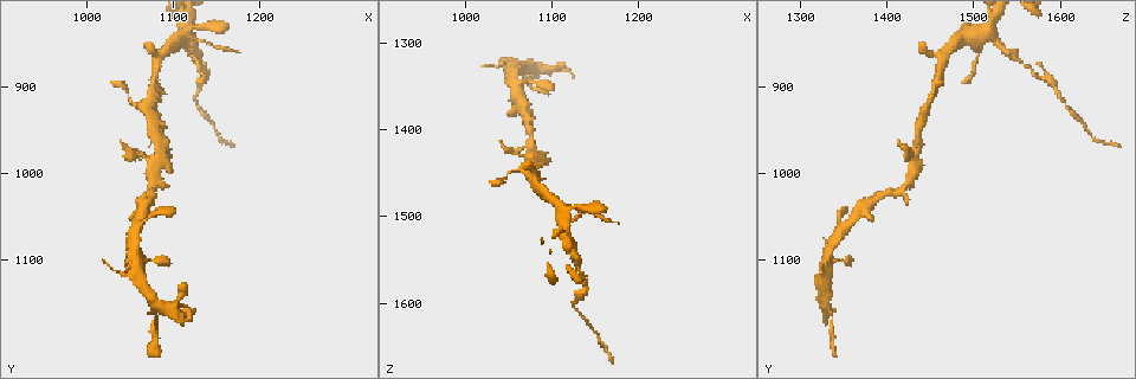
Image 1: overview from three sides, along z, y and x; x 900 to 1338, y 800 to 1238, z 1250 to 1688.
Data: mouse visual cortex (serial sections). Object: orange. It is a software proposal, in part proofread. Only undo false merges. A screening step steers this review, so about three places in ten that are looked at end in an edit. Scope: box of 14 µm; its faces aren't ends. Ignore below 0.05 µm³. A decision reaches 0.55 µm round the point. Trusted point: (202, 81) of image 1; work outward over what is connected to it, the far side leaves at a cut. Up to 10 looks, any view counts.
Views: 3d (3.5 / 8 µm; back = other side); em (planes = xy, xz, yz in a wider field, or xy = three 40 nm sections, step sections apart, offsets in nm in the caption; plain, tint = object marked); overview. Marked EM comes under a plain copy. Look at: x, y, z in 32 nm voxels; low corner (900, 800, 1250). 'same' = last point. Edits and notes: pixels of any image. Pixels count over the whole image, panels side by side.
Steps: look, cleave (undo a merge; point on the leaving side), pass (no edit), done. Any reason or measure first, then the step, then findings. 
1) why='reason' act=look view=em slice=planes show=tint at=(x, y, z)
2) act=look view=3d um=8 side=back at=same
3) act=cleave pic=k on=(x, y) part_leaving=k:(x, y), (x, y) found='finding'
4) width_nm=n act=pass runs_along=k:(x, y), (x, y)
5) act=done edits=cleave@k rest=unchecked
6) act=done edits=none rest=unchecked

why='a fork' act=look view=3d um=8 at=(1065, 925, 1445)

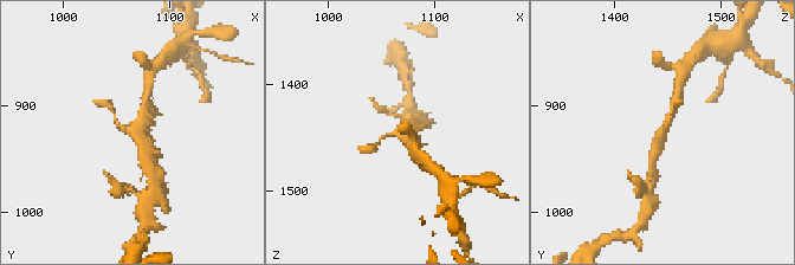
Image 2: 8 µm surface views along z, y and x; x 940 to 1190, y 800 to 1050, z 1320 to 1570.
why='now the EM' act=look view=em slice=planes show=tint at=(1068, 928, 1446)

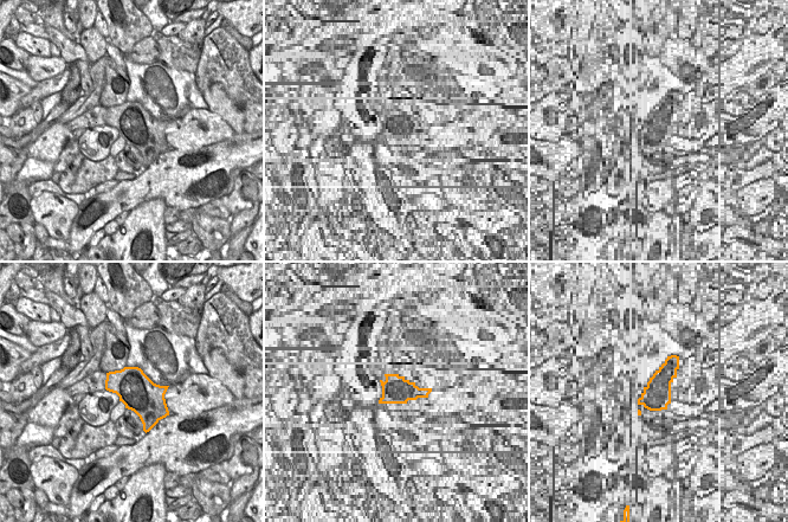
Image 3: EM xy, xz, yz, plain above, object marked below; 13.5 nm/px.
act=pass found='one cell here'

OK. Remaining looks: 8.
why='arms part here' act=look view=3d um=8 at=(1085, 985, 1435)

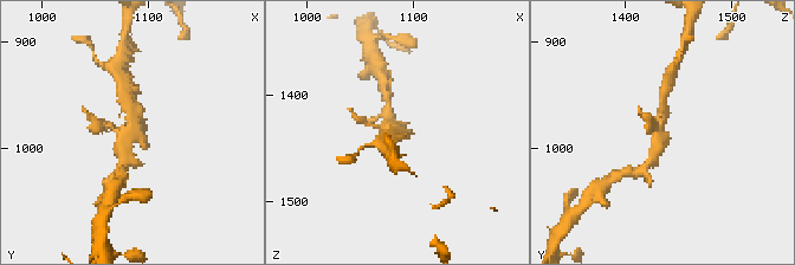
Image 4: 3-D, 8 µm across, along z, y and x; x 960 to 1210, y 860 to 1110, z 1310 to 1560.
why='zoom in' act=look view=3d um=3.5 side=back at=(1082, 982, 1430)

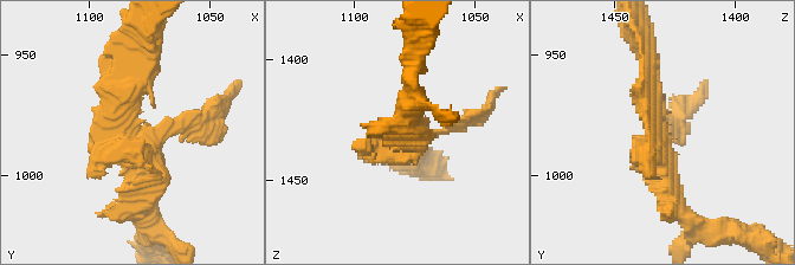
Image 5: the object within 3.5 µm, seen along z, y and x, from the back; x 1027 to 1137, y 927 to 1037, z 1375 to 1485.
why='now the EM' act=look view=em slice=xy step=5 show=tint at=(1081, 985, 1432)

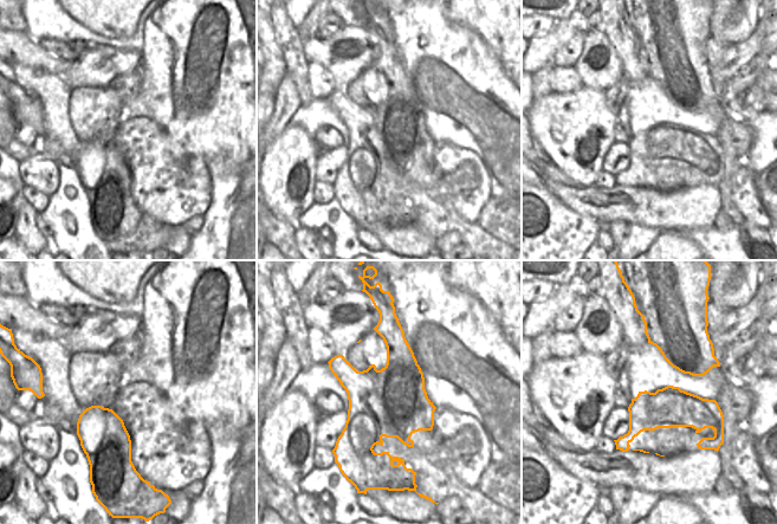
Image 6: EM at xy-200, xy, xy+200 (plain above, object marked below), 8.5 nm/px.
act=pass runs_along=5:(648, 64), (645, 99), (676, 205) found='continuous, no second cell'

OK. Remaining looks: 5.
why='sharp bend' act=look view=3d um=3.5 at=(1055, 1095, 1335)

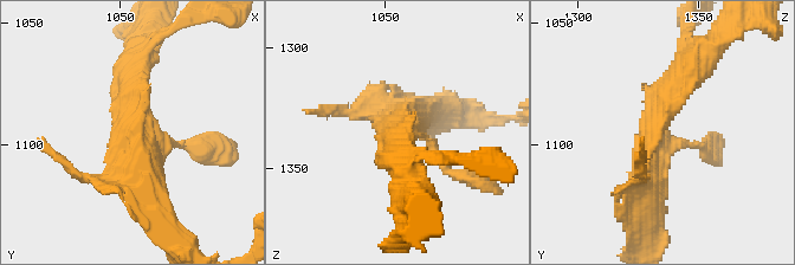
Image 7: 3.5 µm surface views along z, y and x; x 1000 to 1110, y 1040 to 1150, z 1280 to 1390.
why='now the EM' act=look view=em slice=xy step=3 show=tint at=(1058, 1094, 1332)

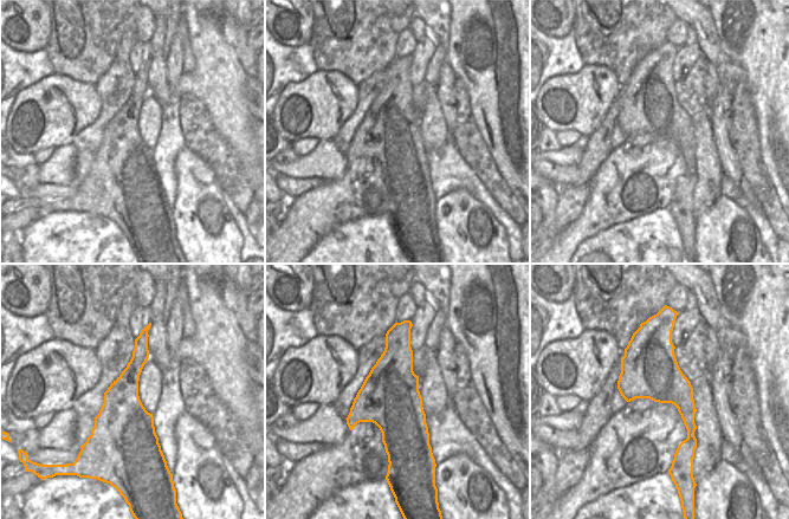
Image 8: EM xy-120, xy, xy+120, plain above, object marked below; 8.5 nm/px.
why='another direction' act=look view=em slice=xy step=1 show=tint at=same

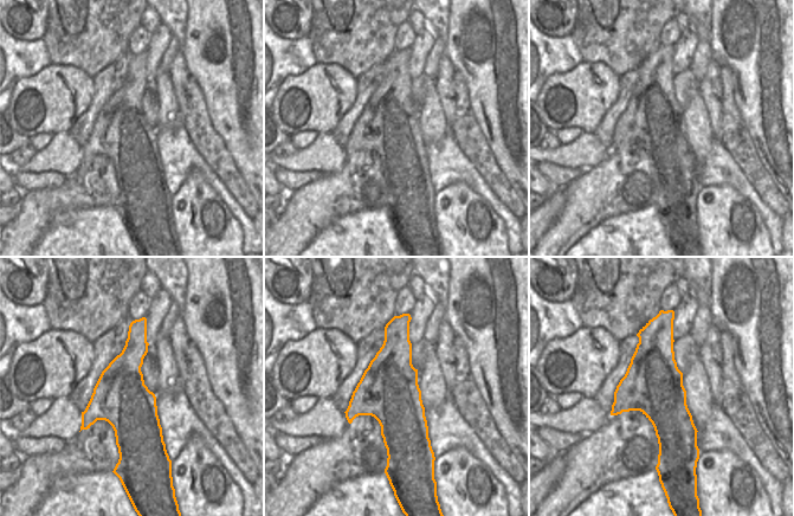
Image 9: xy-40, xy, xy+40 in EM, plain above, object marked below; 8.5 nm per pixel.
act=pass found='continuous, no second cell'

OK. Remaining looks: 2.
why='thin arm on a thick one' act=look view=3d um=8 at=(1080, 1155, 1330)

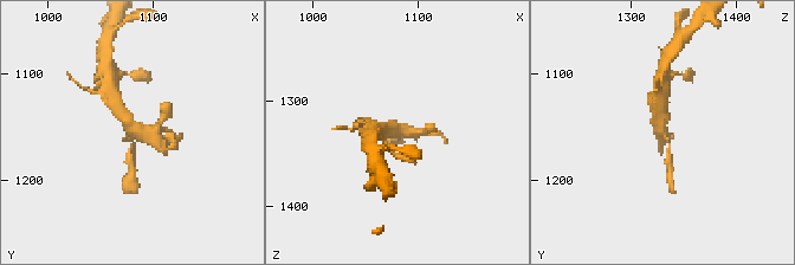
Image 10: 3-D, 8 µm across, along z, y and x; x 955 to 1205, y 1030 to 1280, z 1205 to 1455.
arms=3 arm_widths_nm=150,300,400 why='now the EM' act=look view=em slice=xy step=5 show=tint at=(1084, 1152, 1328)

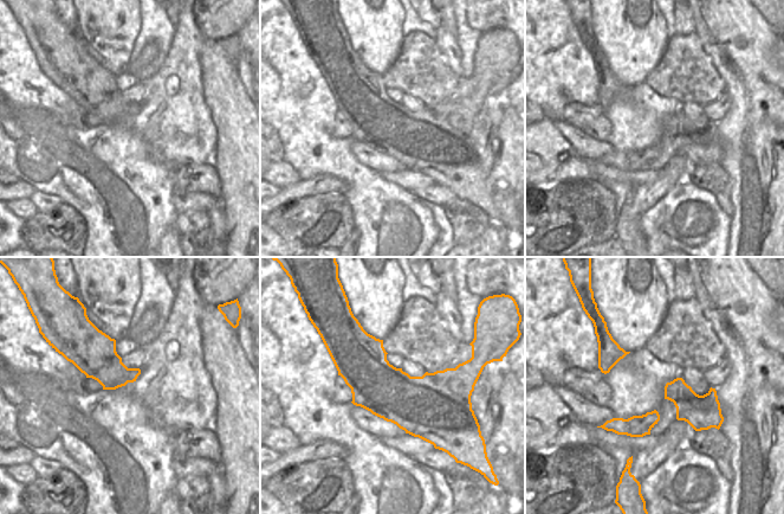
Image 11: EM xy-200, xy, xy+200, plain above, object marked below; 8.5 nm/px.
act=pass runs_along=10:(115, 99), (146, 135), (160, 124) found='continuous, no second cell'

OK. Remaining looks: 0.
act=done edits=none rest=unchecked

